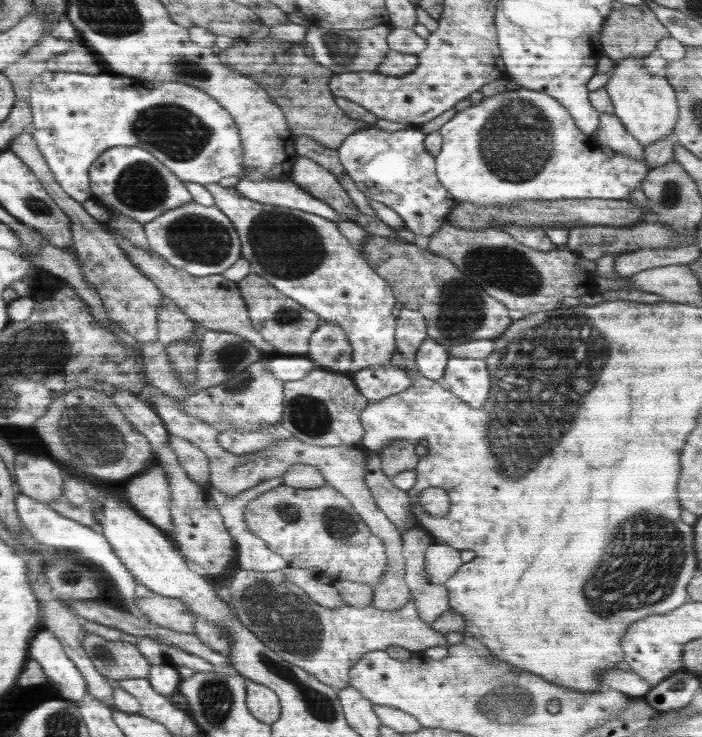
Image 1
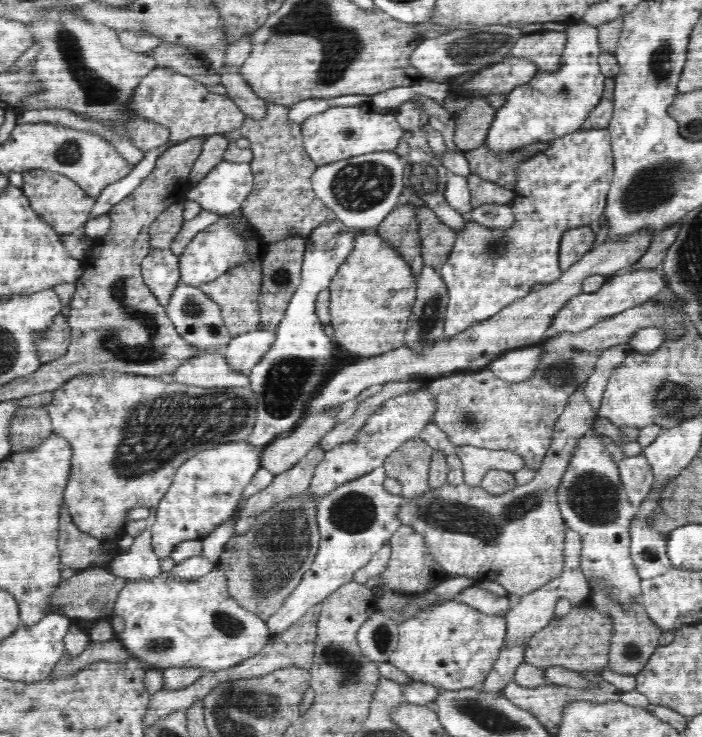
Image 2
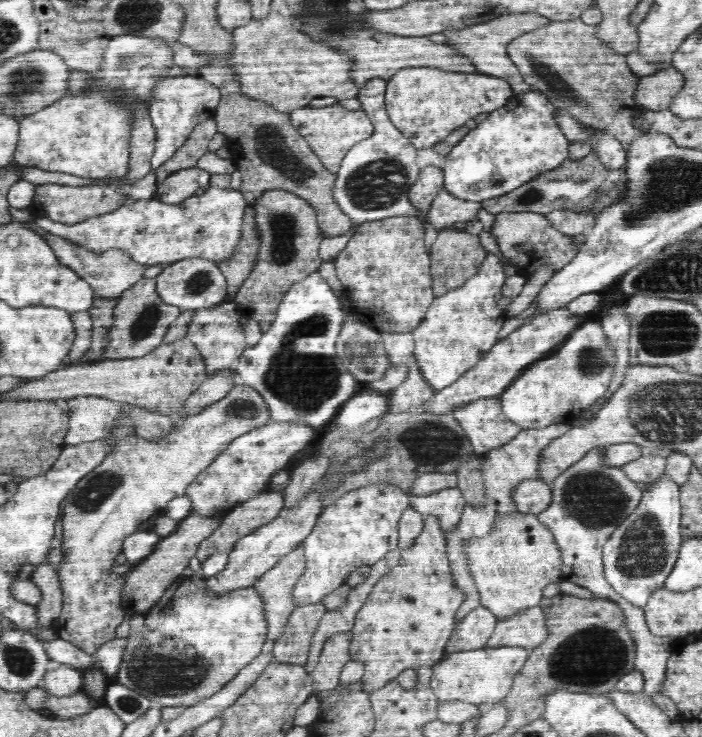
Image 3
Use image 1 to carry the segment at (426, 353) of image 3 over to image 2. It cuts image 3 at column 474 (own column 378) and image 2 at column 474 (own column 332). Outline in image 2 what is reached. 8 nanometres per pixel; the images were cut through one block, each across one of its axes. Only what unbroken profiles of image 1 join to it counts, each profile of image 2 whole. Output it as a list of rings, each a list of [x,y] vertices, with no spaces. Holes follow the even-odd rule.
[[[608,128],[589,130],[579,129],[570,132],[570,134],[566,134],[566,136],[554,138],[554,140],[550,140],[548,143],[550,143],[550,146],[546,148],[544,153],[532,156],[529,160],[522,163],[516,171],[516,188],[514,188],[513,191],[514,198],[512,198],[512,201],[510,202],[512,213],[514,213],[514,224],[511,229],[488,229],[470,219],[466,222],[466,226],[456,234],[456,242],[454,242],[452,252],[450,252],[446,264],[444,264],[440,270],[441,277],[448,289],[448,306],[446,307],[443,338],[452,338],[452,336],[464,332],[466,328],[470,328],[473,324],[488,320],[491,316],[497,315],[505,306],[513,304],[516,300],[524,298],[524,296],[528,296],[535,284],[547,285],[548,283],[553,283],[558,280],[563,273],[563,270],[559,265],[559,246],[564,232],[569,231],[572,228],[589,226],[591,222],[594,222],[594,220],[597,220],[603,214],[607,205],[607,194],[610,190],[615,166],[613,150],[611,147],[611,136]]]

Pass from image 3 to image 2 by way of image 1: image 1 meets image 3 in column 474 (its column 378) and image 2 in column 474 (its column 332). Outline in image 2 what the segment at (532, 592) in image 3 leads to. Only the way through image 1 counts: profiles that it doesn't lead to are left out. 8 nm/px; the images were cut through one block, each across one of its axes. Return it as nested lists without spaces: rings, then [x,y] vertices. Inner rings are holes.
[[[584,383],[570,395],[566,408],[554,425],[549,451],[530,482],[518,485],[514,490],[498,496],[486,492],[482,487],[464,483],[454,486],[446,482],[442,484],[442,488],[438,490],[429,488],[422,496],[412,501],[403,500],[397,515],[400,521],[404,526],[414,528],[414,531],[424,538],[432,556],[450,577],[466,576],[474,578],[477,582],[486,580],[496,582],[501,584],[508,593],[522,597],[562,575],[565,566],[562,550],[567,527],[559,510],[556,491],[573,457],[572,450],[575,450],[581,436],[592,428],[596,418],[594,409],[583,390]]]

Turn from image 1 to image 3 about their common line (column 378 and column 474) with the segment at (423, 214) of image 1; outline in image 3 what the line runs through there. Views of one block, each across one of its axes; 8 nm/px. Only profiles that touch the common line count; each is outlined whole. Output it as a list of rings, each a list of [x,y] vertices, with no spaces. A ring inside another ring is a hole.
[[[530,90],[522,95],[514,95],[506,105],[490,112],[485,120],[477,123],[475,128],[469,130],[468,134],[454,145],[446,157],[443,188],[460,200],[481,203],[482,200],[508,194],[540,174],[559,168],[569,158],[568,146],[571,144],[553,117],[554,113],[560,111],[540,92]]]

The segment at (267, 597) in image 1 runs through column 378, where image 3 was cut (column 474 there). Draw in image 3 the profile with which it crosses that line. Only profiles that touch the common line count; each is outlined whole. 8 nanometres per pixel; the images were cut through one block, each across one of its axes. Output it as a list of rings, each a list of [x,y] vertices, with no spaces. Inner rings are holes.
[[[482,604],[472,610],[462,622],[455,624],[443,658],[455,652],[486,648],[486,642],[492,637],[496,622],[495,614]]]

